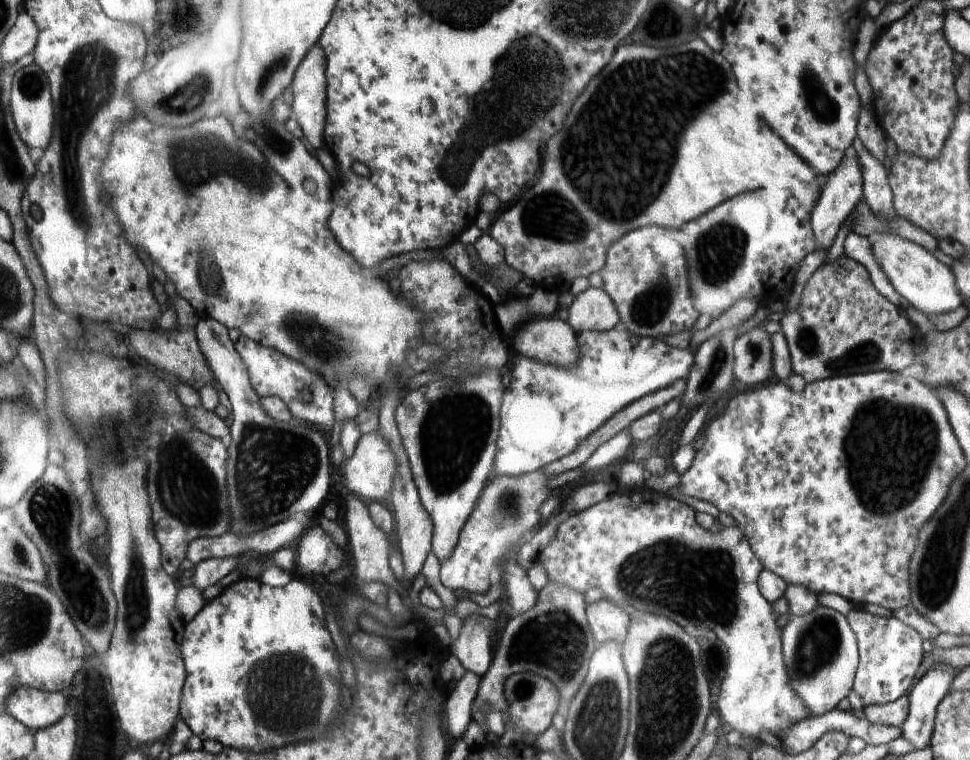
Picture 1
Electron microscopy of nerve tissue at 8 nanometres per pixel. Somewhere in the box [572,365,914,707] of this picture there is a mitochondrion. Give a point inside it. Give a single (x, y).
(669, 571)

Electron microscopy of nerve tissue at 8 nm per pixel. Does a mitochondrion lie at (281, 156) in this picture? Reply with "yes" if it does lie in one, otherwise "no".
yes

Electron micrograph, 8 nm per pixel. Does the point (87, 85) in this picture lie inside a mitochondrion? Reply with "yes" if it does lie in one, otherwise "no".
yes

